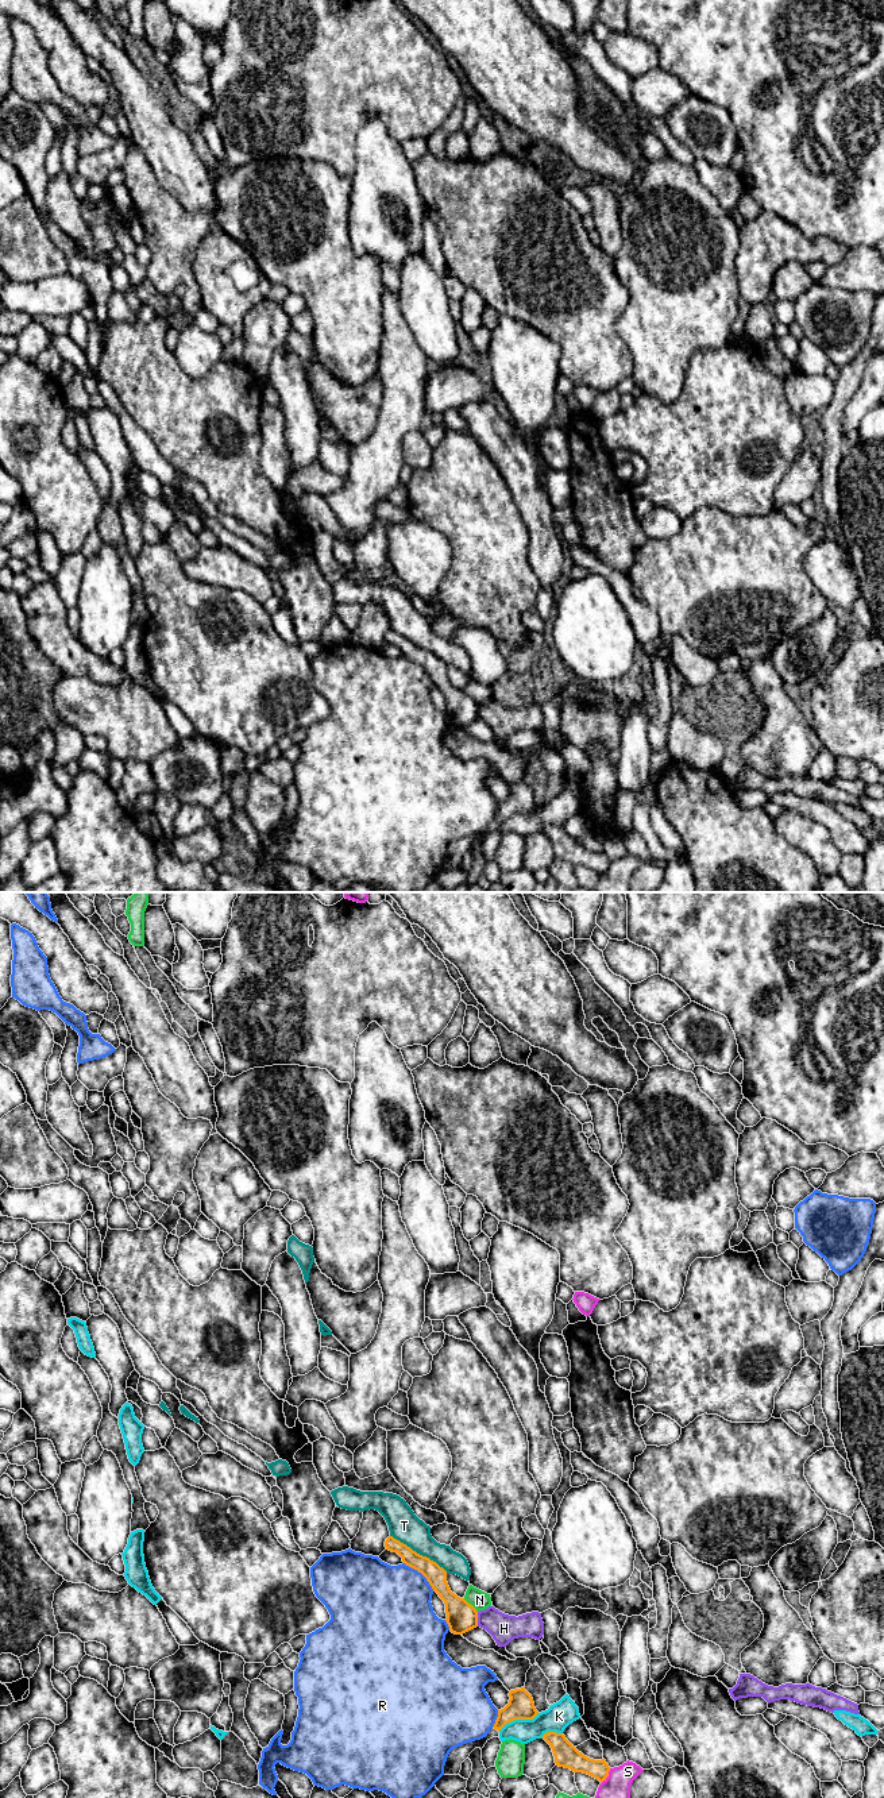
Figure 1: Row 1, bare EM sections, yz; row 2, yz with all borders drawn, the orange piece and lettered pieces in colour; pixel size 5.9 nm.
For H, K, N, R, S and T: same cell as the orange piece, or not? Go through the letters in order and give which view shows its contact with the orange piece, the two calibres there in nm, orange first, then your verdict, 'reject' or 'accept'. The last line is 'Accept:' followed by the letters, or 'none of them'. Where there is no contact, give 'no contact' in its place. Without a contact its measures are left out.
H: yz | 180/170 nm | reject
K: yz | 160/160 nm | reject
N: yz | 180/110 nm | reject
R: yz | 120/440 nm | reject
S: yz | 130/160 nm | reject
T: yz | 120/190 nm | reject
Accept: none of them

